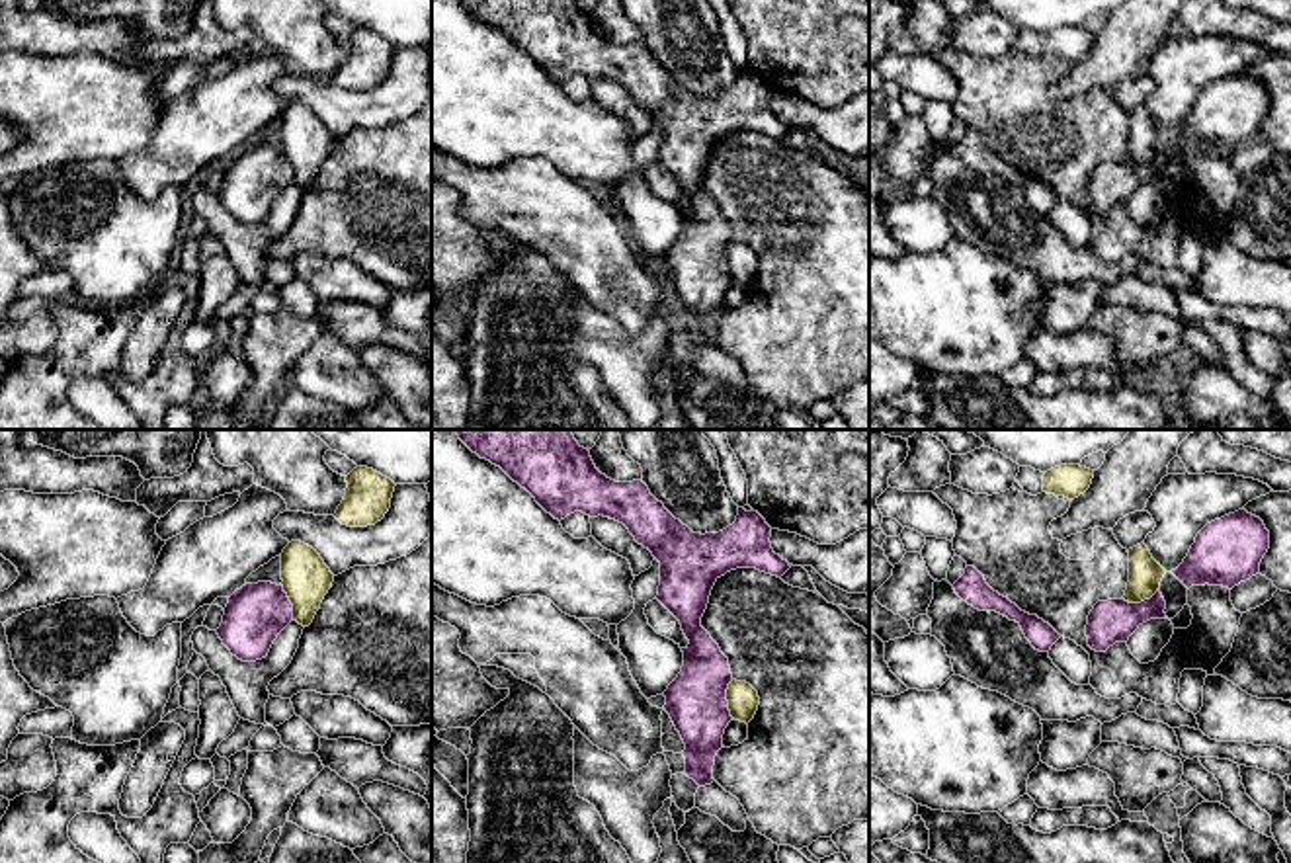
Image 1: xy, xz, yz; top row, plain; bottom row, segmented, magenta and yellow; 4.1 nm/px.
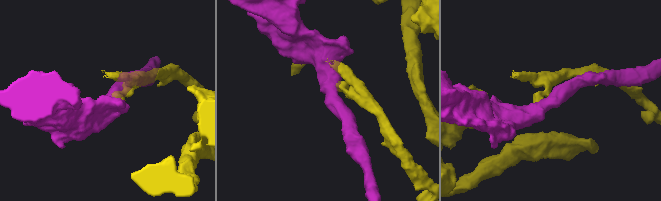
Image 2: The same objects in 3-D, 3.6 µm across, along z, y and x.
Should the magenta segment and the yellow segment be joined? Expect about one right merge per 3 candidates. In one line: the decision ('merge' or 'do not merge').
do not merge

